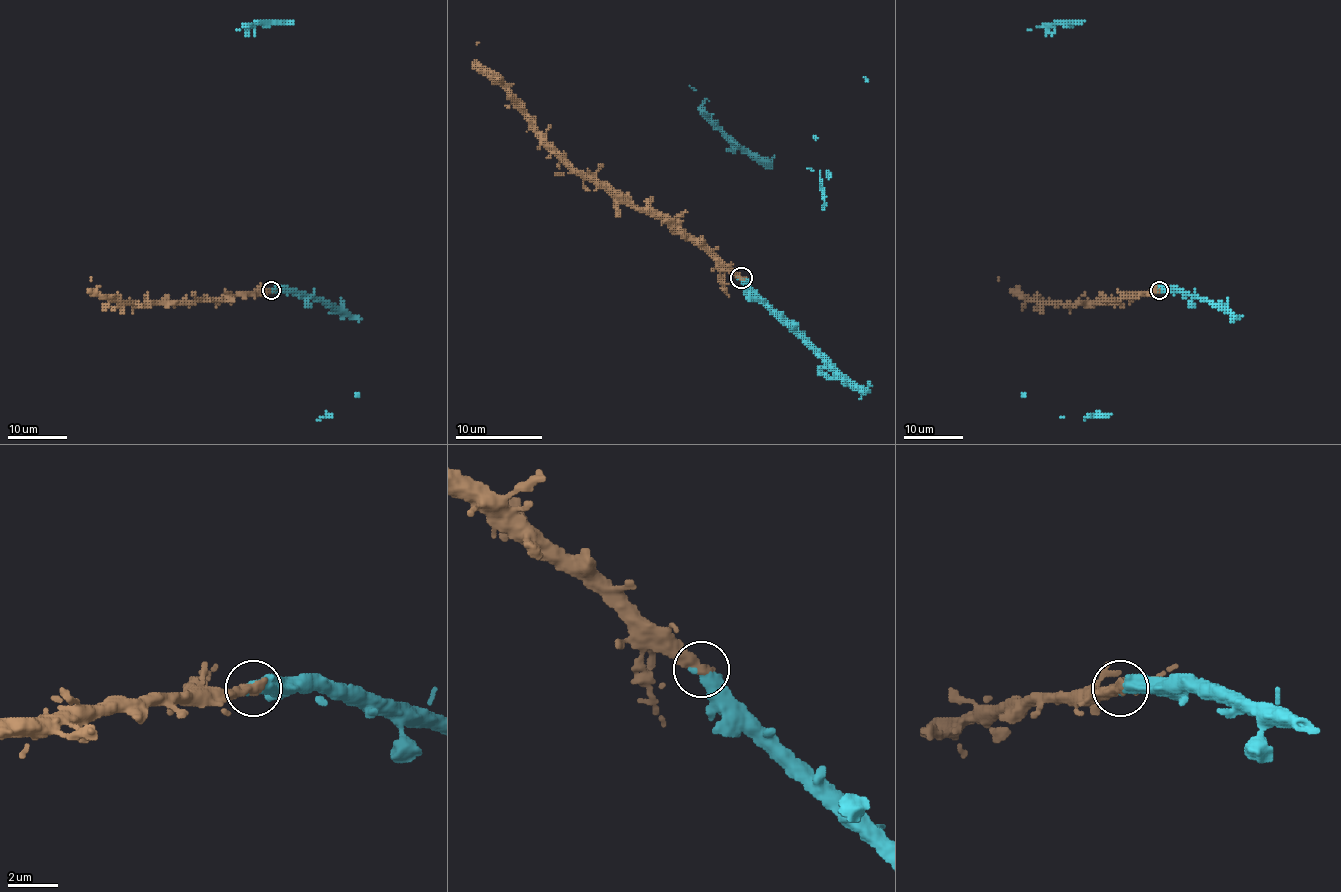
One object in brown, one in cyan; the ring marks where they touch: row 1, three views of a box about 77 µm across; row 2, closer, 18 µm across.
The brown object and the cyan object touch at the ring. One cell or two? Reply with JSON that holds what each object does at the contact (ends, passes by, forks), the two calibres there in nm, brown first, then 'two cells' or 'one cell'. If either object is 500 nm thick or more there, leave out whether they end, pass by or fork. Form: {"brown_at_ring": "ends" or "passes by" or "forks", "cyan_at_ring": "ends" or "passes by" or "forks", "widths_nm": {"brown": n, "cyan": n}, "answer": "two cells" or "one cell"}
{"widths_nm": {"brown": 480, "cyan": 500}, "answer": "one cell"}

